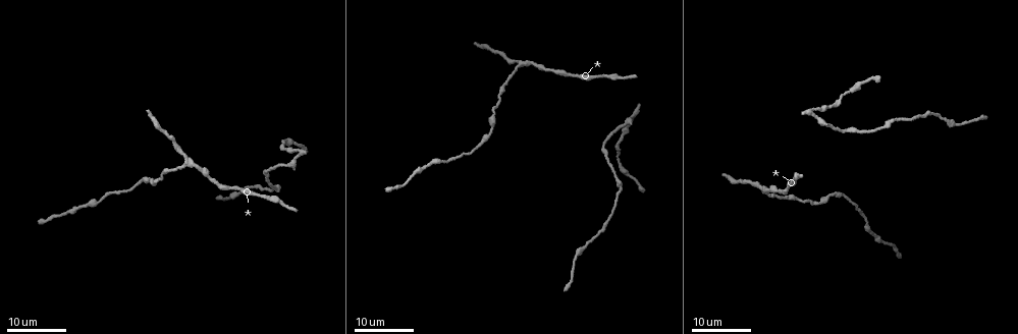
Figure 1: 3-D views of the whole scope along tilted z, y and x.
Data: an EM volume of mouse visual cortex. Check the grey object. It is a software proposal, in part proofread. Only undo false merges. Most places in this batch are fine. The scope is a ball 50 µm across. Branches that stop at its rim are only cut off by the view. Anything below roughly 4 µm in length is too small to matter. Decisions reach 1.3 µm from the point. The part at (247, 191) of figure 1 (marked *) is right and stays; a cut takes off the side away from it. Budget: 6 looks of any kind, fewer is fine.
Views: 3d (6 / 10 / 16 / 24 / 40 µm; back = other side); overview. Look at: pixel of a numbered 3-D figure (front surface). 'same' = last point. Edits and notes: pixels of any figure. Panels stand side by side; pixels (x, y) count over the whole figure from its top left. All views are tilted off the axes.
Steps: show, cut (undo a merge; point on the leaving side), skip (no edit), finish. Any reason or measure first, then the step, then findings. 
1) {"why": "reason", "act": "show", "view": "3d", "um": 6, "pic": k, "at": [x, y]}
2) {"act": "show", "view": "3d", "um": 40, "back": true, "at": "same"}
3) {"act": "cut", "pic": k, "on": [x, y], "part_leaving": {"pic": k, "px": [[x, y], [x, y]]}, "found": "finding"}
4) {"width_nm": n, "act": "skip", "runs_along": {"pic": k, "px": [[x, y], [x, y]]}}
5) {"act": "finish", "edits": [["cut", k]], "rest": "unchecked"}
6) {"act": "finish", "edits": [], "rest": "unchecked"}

{"why": "thick turns thin", "act": "show", "view": "3d", "um": 16, "pic": 1, "at": [603, 144]}

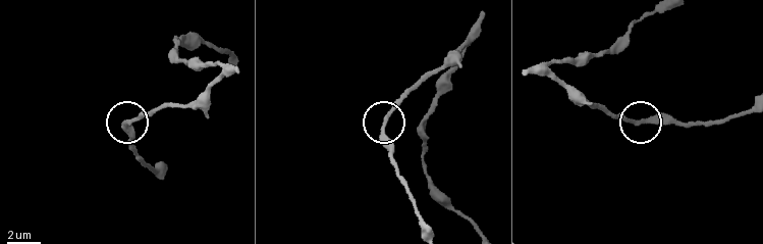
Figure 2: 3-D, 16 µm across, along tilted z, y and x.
{"act": "show", "view": "3d", "um": 10, "pic": 2, "at": [643, 121]}

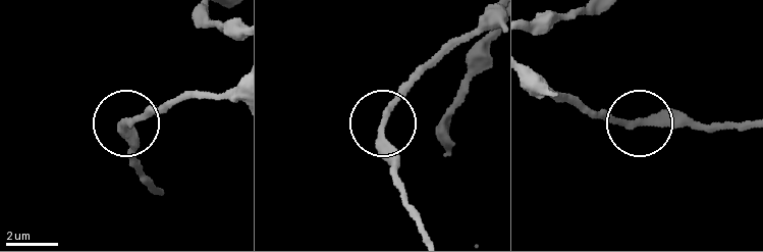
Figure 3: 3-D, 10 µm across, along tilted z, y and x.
{"act": "skip", "found": "one neuron here"}

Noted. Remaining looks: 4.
{"act": "show", "view": "3d", "um": 16, "pic": 1, "at": [140, 182]}

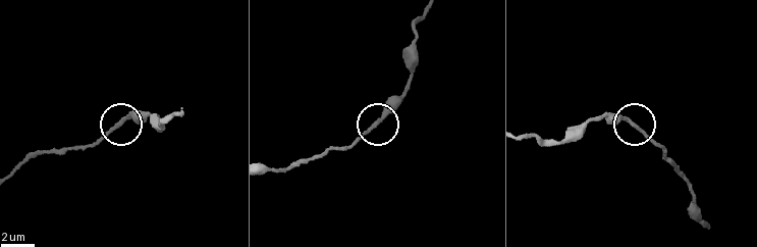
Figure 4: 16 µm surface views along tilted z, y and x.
{"act": "show", "view": "3d", "um": 10, "pic": 4, "at": [378, 122]}

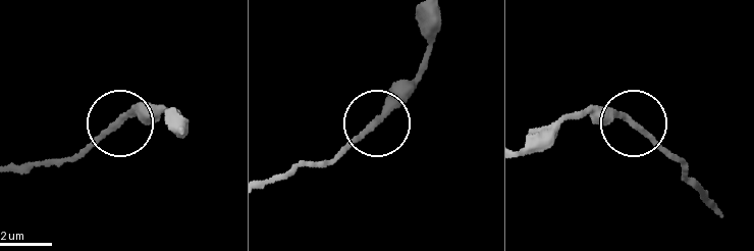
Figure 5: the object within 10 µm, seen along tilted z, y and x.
{"act": "skip", "runs_along": {"pic": 5, "px": [[522, 149], [587, 113], [635, 121], [675, 152]]}, "found": "one neuron here"}

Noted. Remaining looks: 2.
{"why": "three arms meet", "act": "show", "view": "3d", "um": 16, "pic": 1, "at": [187, 161]}

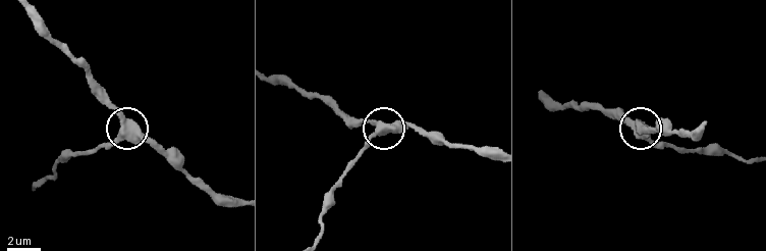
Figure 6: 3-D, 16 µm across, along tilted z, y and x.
{"act": "show", "view": "3d", "um": 10, "pic": 6, "at": [380, 127]}

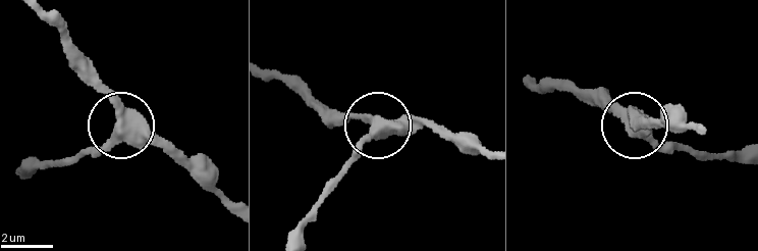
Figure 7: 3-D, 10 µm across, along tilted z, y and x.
{"side_arm_um": 12, "act": "skip", "runs_along": {"pic": 7, "px": [[229, 212], [162, 146], [129, 134], [77, 50]]}, "found": "one neuron here"}

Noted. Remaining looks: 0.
{"act": "finish", "edits": [], "rest": "unchecked"}

